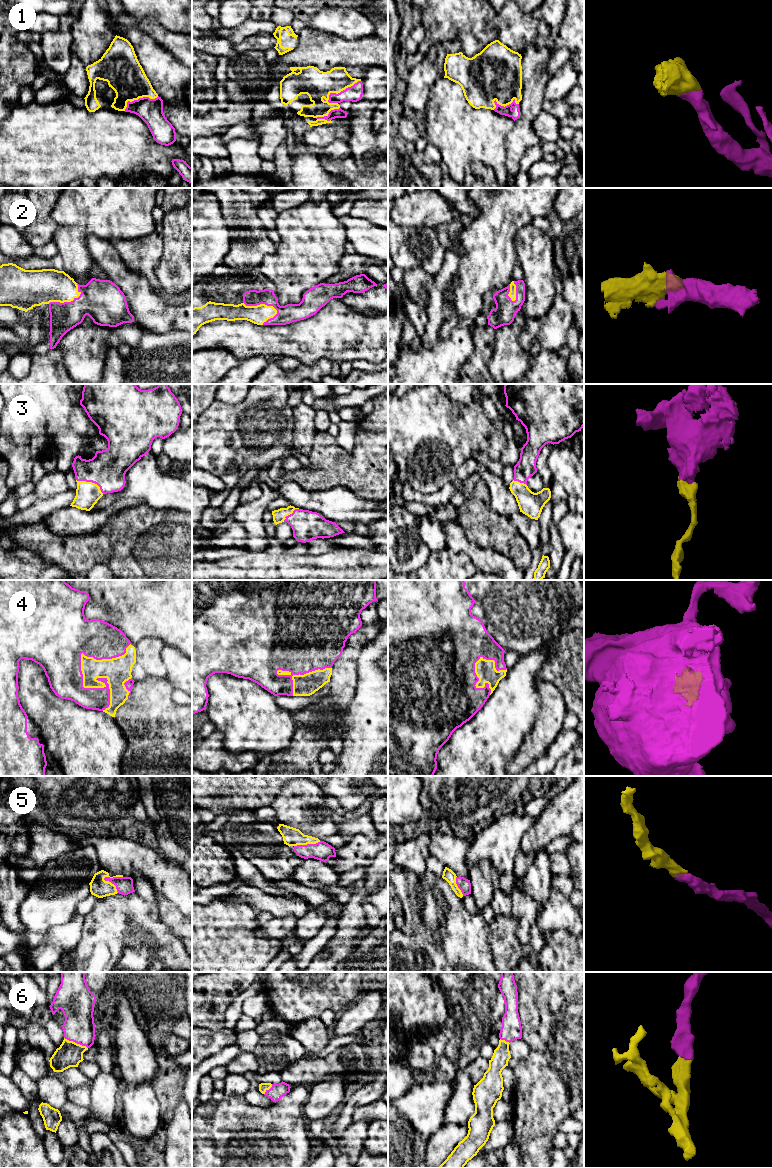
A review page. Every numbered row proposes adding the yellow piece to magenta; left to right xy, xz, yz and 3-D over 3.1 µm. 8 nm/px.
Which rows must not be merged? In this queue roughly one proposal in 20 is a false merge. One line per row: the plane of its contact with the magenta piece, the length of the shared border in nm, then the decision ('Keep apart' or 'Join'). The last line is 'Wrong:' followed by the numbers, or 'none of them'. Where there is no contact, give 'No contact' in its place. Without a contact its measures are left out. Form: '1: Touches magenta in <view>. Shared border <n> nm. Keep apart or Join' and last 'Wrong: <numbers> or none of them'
1: Touches magenta in xz. Shared border 340 nm. Join
2: Touches magenta in xz. Shared border 300 nm. Join
3: Touches magenta in xy. Shared border 260 nm. Join
4: Touches magenta in xy. Shared border 600 nm. Join
5: Touches magenta in xy. Shared border 170 nm. Join
6: Touches magenta in xy. Shared border 220 nm. Join
Wrong: none of them

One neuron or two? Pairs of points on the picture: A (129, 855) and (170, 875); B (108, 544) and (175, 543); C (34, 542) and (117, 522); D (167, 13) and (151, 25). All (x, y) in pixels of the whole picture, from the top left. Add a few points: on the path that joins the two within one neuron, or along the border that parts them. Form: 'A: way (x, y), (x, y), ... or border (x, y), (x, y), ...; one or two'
A: way (139, 858), (145, 859), (160, 872); one
B: way (125, 544), (158, 544); one
C: way (55, 547), (94, 547), (98, 543); one
D: border (133, 15), (138, 19), (153, 19), (176, 33); two

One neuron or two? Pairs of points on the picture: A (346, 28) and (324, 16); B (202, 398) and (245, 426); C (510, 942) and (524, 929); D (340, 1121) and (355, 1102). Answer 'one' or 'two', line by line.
A: one
B: two
C: two
D: one

